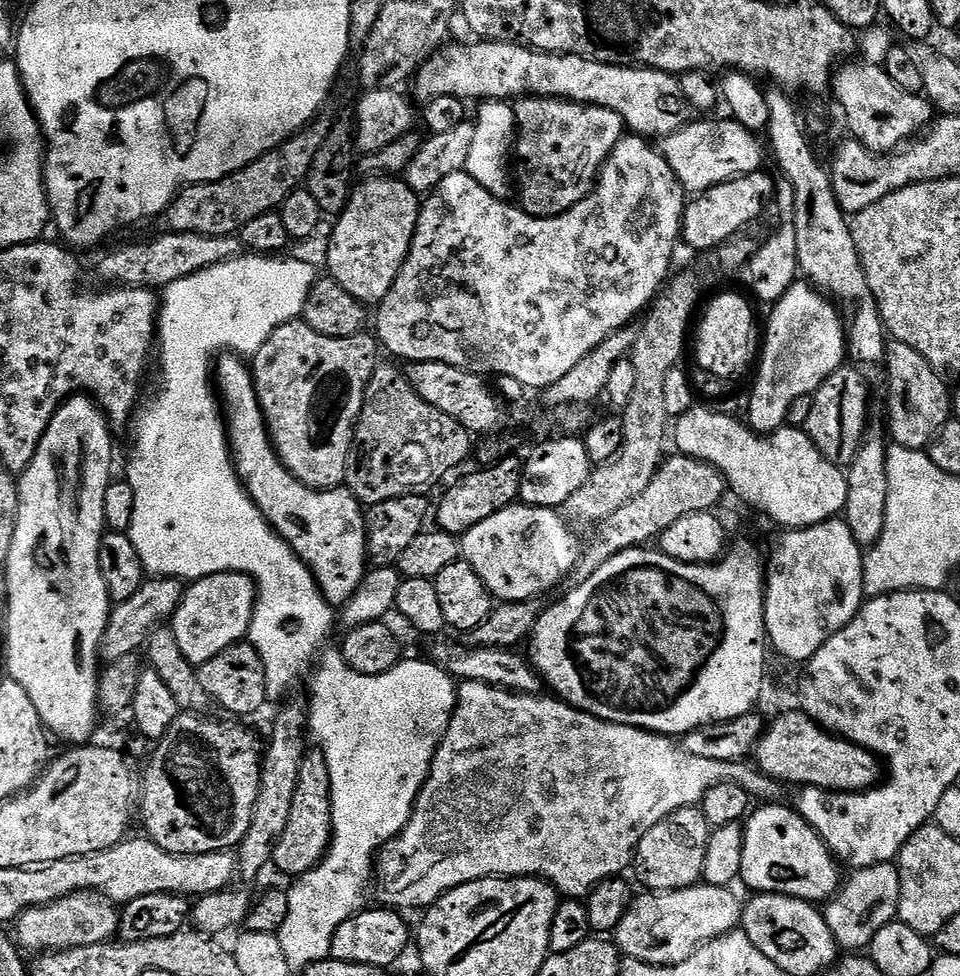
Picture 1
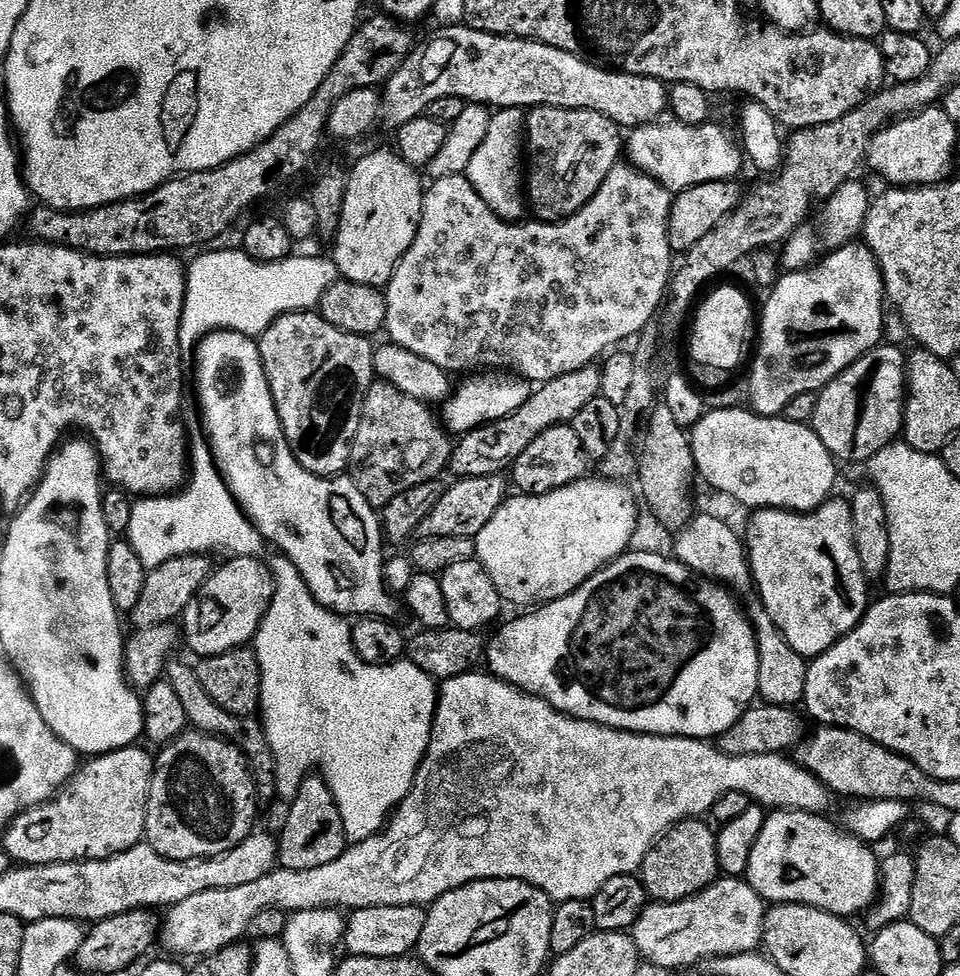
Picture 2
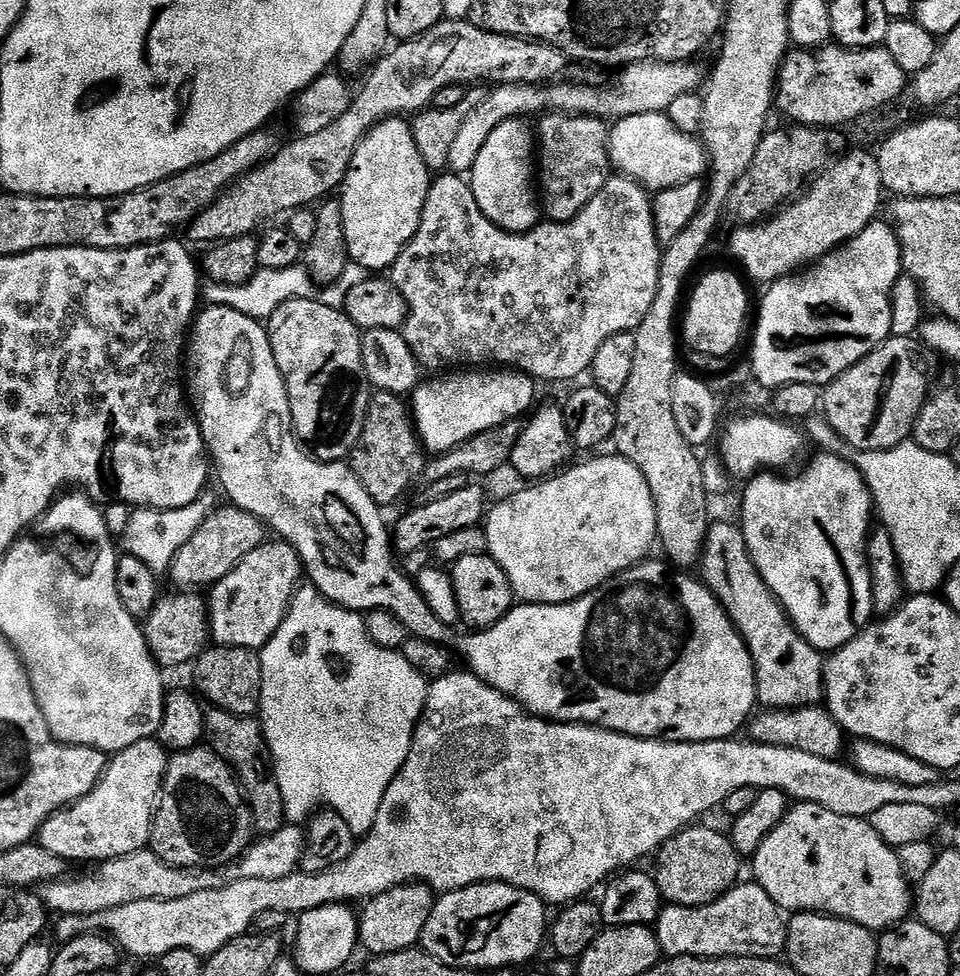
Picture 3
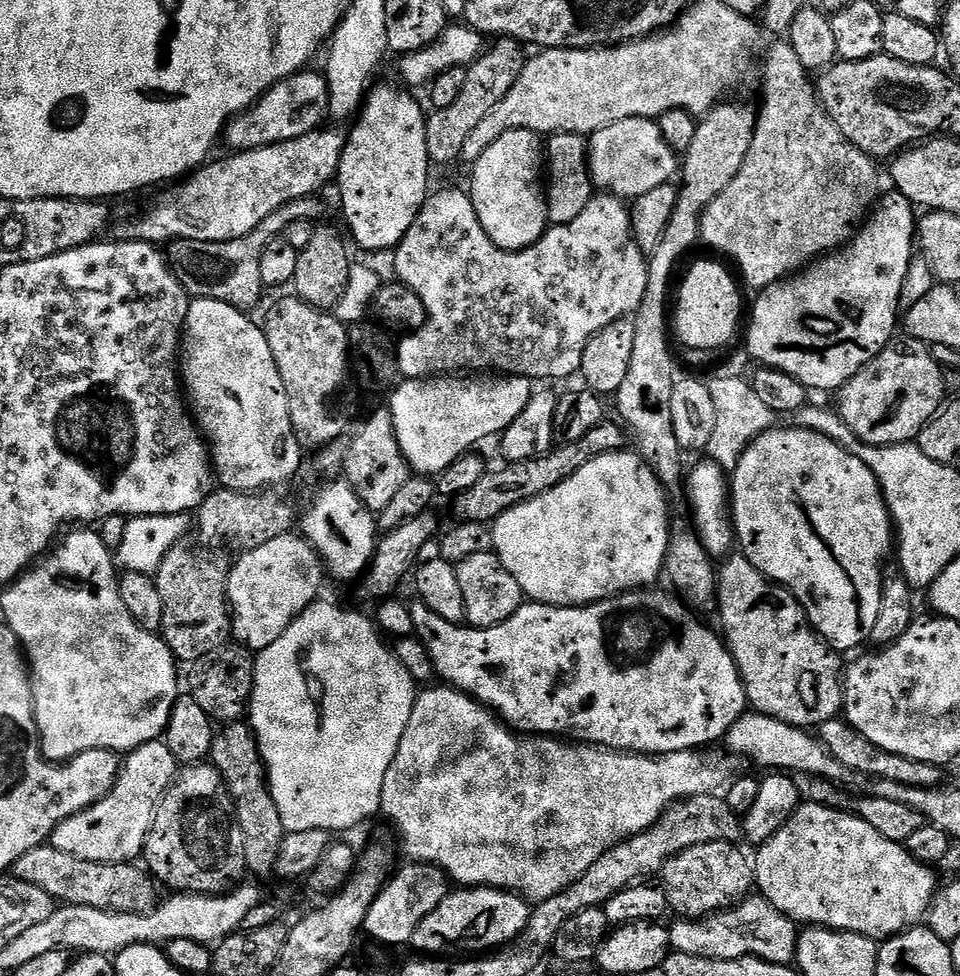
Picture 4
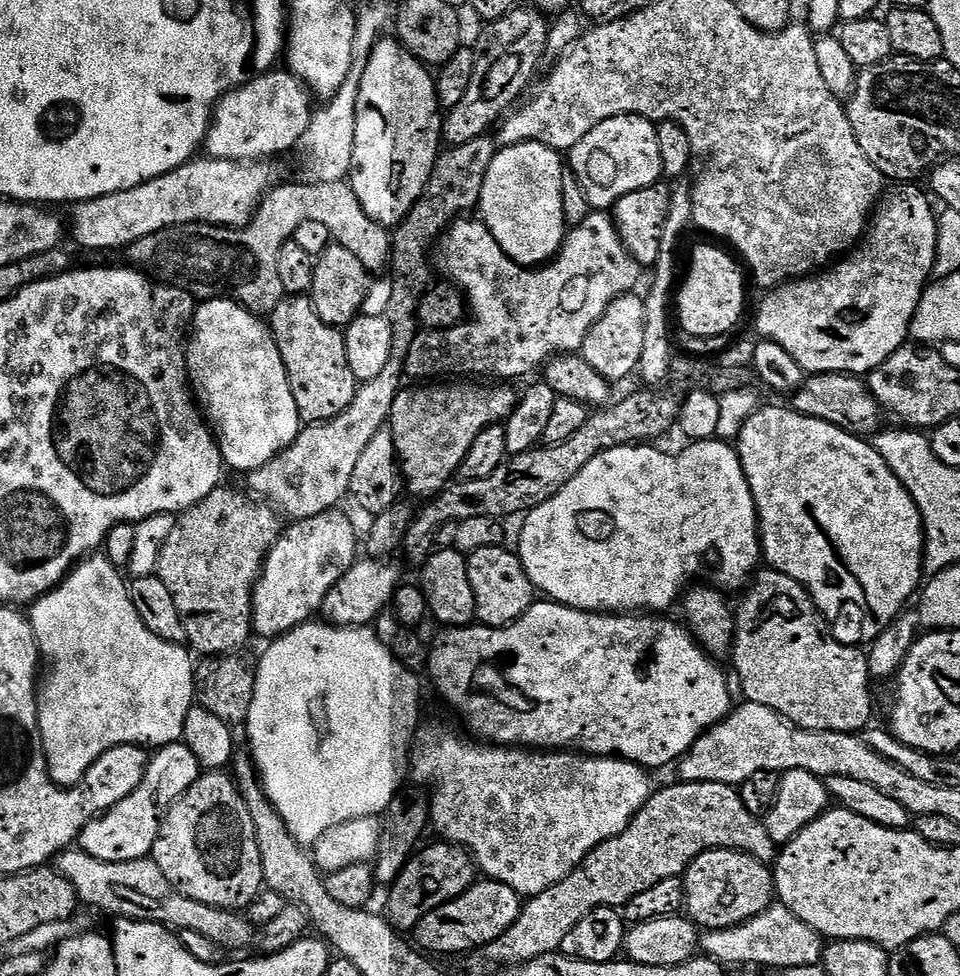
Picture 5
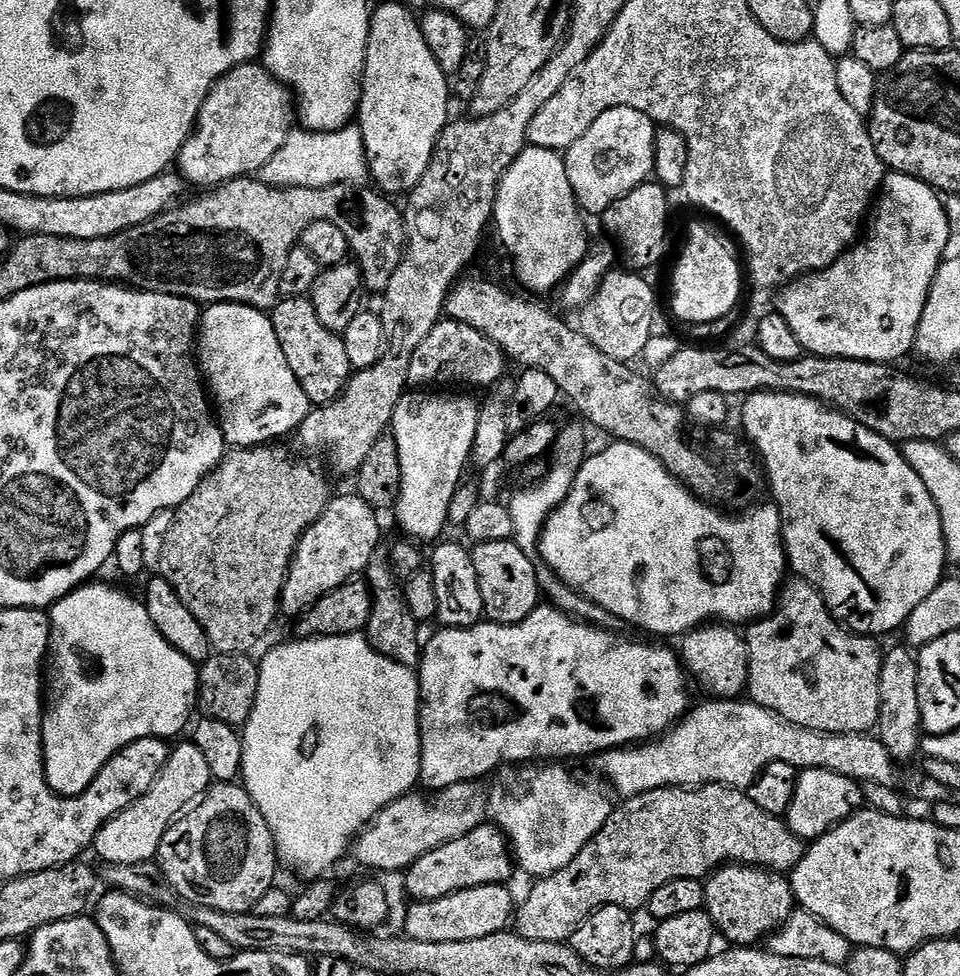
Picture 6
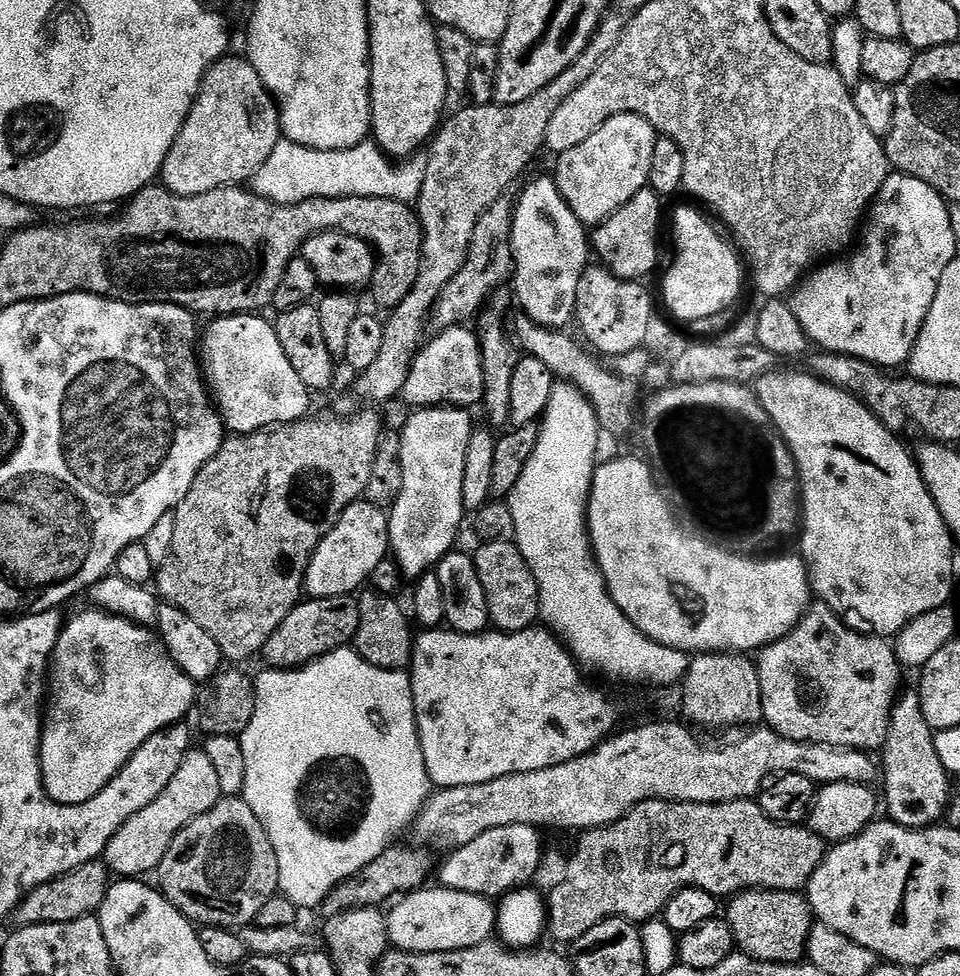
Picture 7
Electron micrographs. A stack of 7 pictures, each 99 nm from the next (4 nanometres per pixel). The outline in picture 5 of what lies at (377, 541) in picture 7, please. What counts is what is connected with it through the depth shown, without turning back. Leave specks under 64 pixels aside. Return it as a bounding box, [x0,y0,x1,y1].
[252,510,356,637]

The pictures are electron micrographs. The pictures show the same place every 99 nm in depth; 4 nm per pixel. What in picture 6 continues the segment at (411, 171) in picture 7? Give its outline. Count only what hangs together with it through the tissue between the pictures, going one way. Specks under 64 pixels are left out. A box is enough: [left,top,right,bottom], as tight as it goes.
[258,126,369,188]

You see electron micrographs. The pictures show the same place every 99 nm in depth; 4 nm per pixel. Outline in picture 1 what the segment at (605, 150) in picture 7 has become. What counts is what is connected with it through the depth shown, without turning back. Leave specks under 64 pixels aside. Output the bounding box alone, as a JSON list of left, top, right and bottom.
[658,118,766,194]

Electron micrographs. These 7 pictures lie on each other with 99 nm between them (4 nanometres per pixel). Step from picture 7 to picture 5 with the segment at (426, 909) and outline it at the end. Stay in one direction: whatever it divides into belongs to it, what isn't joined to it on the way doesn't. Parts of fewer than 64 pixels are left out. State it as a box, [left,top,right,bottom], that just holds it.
[414,879,522,954]

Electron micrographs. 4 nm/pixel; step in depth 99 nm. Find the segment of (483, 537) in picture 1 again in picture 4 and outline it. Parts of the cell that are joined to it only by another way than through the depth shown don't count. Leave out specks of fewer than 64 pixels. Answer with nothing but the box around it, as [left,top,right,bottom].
[491,450,670,606]

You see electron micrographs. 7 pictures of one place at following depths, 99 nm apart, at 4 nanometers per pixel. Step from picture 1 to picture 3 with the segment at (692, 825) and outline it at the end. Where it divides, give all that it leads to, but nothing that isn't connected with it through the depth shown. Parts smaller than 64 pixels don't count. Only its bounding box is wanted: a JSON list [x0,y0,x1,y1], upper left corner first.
[654,826,742,908]

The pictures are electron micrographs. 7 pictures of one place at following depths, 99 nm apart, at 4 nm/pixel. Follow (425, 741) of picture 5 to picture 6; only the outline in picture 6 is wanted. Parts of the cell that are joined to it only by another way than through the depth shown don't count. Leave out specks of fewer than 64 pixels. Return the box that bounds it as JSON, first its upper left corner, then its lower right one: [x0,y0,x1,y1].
[495,762,614,878]

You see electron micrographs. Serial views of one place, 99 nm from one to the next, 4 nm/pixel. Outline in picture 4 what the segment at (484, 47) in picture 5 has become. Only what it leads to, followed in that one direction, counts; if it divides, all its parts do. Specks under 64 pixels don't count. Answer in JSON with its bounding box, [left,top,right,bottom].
[428,38,526,164]

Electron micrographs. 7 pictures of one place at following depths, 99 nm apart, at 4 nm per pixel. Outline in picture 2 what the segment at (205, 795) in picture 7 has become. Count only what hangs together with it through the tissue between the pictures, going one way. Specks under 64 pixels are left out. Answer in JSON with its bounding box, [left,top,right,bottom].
[2,746,156,866]

